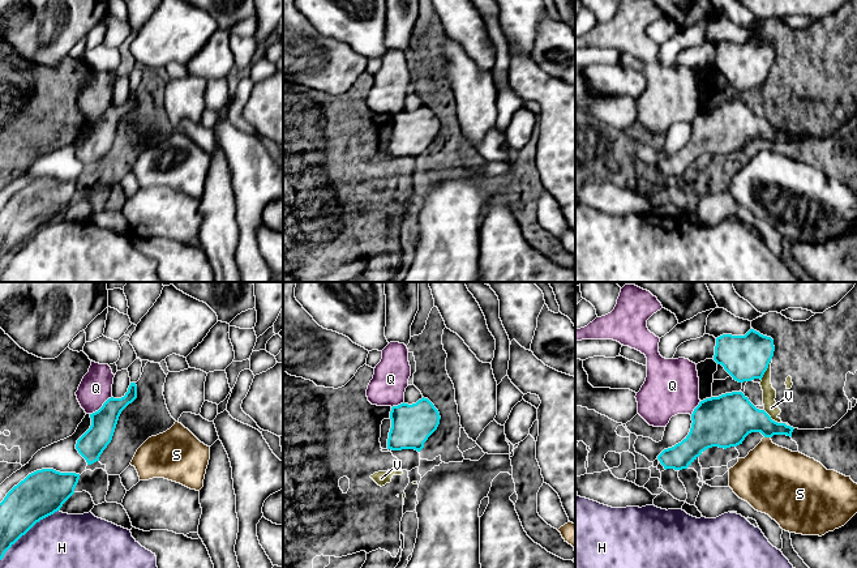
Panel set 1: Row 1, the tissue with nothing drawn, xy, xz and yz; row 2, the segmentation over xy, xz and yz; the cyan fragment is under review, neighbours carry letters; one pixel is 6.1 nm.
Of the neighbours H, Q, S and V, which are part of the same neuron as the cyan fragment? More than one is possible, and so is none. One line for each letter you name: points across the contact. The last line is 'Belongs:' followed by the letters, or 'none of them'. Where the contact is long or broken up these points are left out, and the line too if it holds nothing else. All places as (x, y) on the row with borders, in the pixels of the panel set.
Q: runs through xy (91, 444), (102, 430), (102, 406), (95, 398), (95, 388)
Belongs: Q

